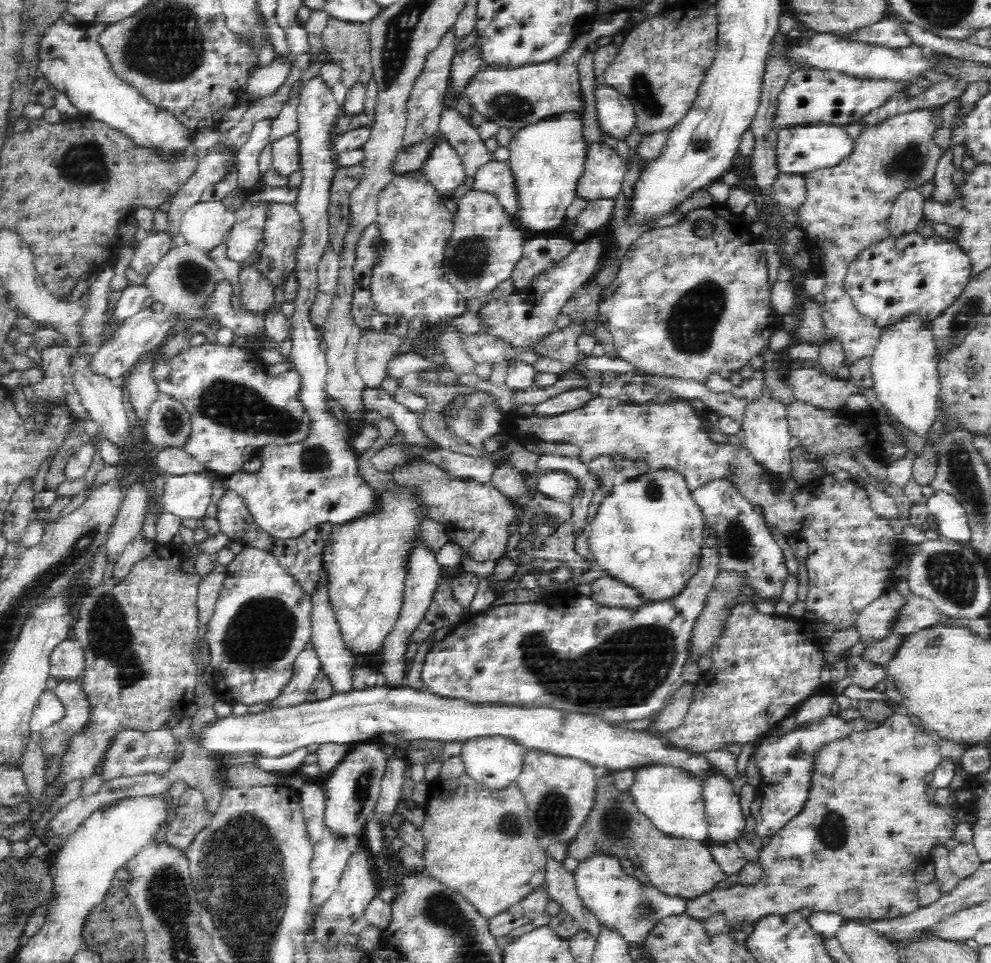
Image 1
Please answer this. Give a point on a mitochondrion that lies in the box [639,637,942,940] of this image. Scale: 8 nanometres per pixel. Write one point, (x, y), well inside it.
(833, 835)

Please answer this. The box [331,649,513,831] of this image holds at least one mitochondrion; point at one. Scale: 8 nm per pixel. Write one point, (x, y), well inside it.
(366, 777)

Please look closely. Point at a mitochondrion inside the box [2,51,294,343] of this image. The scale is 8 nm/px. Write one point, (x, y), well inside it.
(85, 164)

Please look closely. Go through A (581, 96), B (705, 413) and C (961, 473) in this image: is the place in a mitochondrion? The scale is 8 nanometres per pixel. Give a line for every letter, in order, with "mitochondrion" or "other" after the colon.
A: other
B: other
C: mitochondrion

